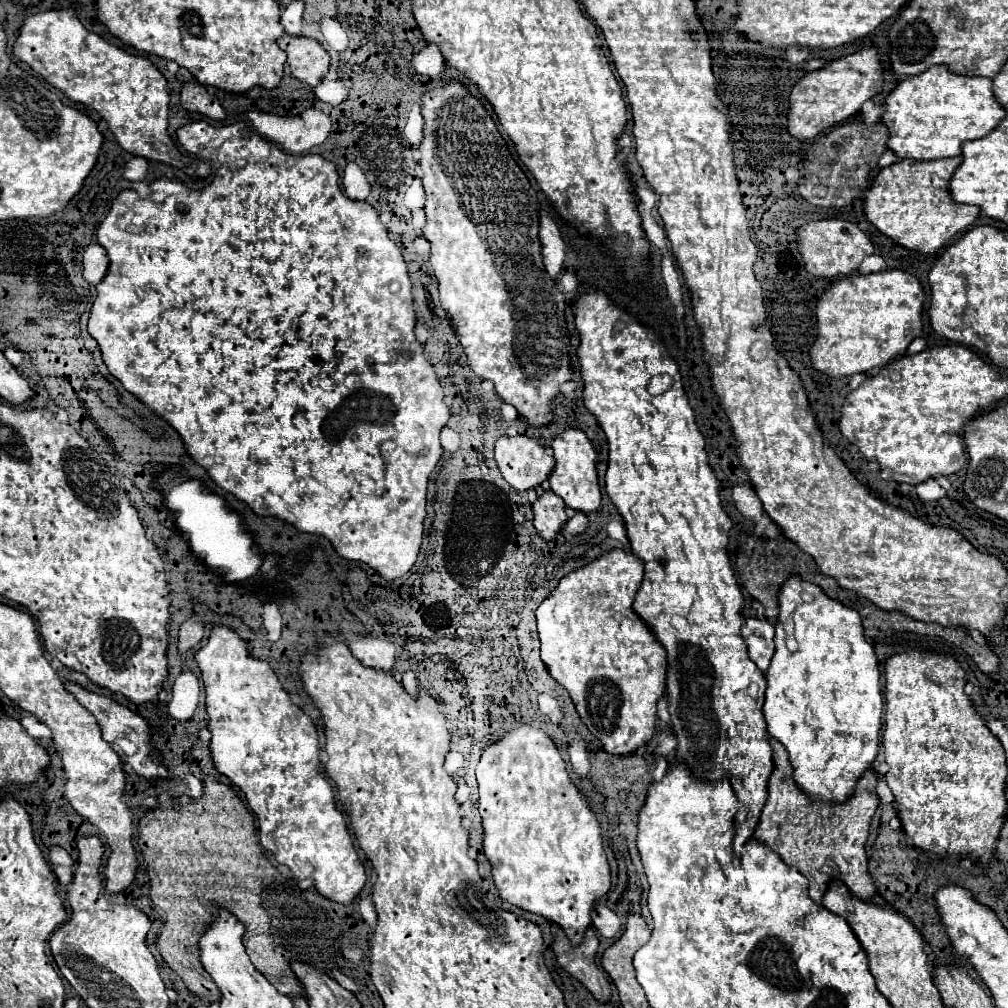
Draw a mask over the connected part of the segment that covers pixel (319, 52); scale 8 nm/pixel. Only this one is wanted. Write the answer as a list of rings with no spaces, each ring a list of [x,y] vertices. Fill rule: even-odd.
[[[283,35],[277,43],[287,53],[289,73],[309,87],[317,87],[329,71],[329,53],[315,39],[307,37]]]

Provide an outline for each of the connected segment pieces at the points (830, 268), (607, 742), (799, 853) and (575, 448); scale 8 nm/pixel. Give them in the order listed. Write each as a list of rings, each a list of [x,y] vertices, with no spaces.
[[[823,219],[797,227],[797,249],[805,261],[805,269],[813,277],[837,277],[851,275],[857,271],[861,261],[873,253],[873,243],[869,237],[853,223],[843,219]]]
[[[613,549],[597,561],[565,575],[559,581],[559,587],[537,609],[543,663],[547,665],[551,677],[567,689],[591,735],[603,743],[607,753],[619,757],[635,753],[653,737],[657,723],[657,701],[665,695],[665,651],[631,609],[643,577],[642,561],[623,549]]]
[[[771,739],[771,745],[775,771],[769,777],[769,799],[755,829],[755,839],[775,851],[785,865],[795,867],[809,879],[809,891],[815,903],[823,903],[825,891],[833,881],[847,883],[851,895],[859,897],[861,901],[873,901],[877,889],[867,871],[865,843],[869,837],[871,819],[879,805],[877,773],[867,771],[859,779],[855,793],[847,803],[817,807],[807,795],[797,789],[785,747],[775,739]]]
[[[565,429],[561,437],[553,439],[553,455],[555,455],[555,471],[549,477],[551,491],[565,501],[565,505],[573,511],[591,513],[601,505],[601,491],[597,483],[597,453],[589,443],[587,435],[579,429]]]

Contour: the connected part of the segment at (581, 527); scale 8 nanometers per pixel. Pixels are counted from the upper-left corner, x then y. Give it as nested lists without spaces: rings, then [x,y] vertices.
[[[573,513],[573,517],[565,523],[565,531],[573,535],[581,535],[587,529],[587,517],[583,513]]]

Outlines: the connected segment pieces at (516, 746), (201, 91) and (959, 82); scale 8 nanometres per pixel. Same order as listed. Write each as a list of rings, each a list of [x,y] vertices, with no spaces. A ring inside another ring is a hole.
[[[519,723],[505,737],[501,737],[497,743],[489,745],[483,751],[481,761],[477,765],[477,783],[479,783],[479,801],[477,801],[477,807],[479,807],[479,815],[483,819],[483,851],[485,851],[485,857],[489,859],[489,863],[493,867],[493,879],[495,879],[495,885],[499,889],[501,899],[507,901],[507,903],[511,903],[511,905],[515,905],[515,907],[519,907],[519,909],[523,909],[523,911],[541,915],[547,921],[557,923],[567,933],[567,937],[571,939],[571,943],[579,945],[583,941],[583,937],[585,937],[585,931],[593,925],[591,913],[595,909],[595,903],[599,903],[607,895],[607,891],[611,889],[611,873],[609,873],[609,863],[607,863],[607,857],[605,857],[603,845],[601,845],[599,823],[597,823],[593,811],[589,809],[587,799],[573,785],[573,781],[571,781],[571,777],[567,773],[567,765],[565,765],[559,749],[555,747],[555,743],[541,729],[535,729],[531,725]]]
[[[189,81],[189,83],[183,85],[181,105],[187,111],[205,115],[205,117],[209,117],[213,121],[223,121],[225,119],[225,111],[219,105],[219,101],[213,95],[209,95],[209,91],[203,85],[199,85],[195,81]]]
[[[943,65],[903,79],[885,99],[881,123],[889,129],[887,149],[899,159],[931,161],[961,155],[961,145],[991,133],[1001,117],[1003,107],[993,97],[993,83],[987,77],[965,77],[947,71]]]

